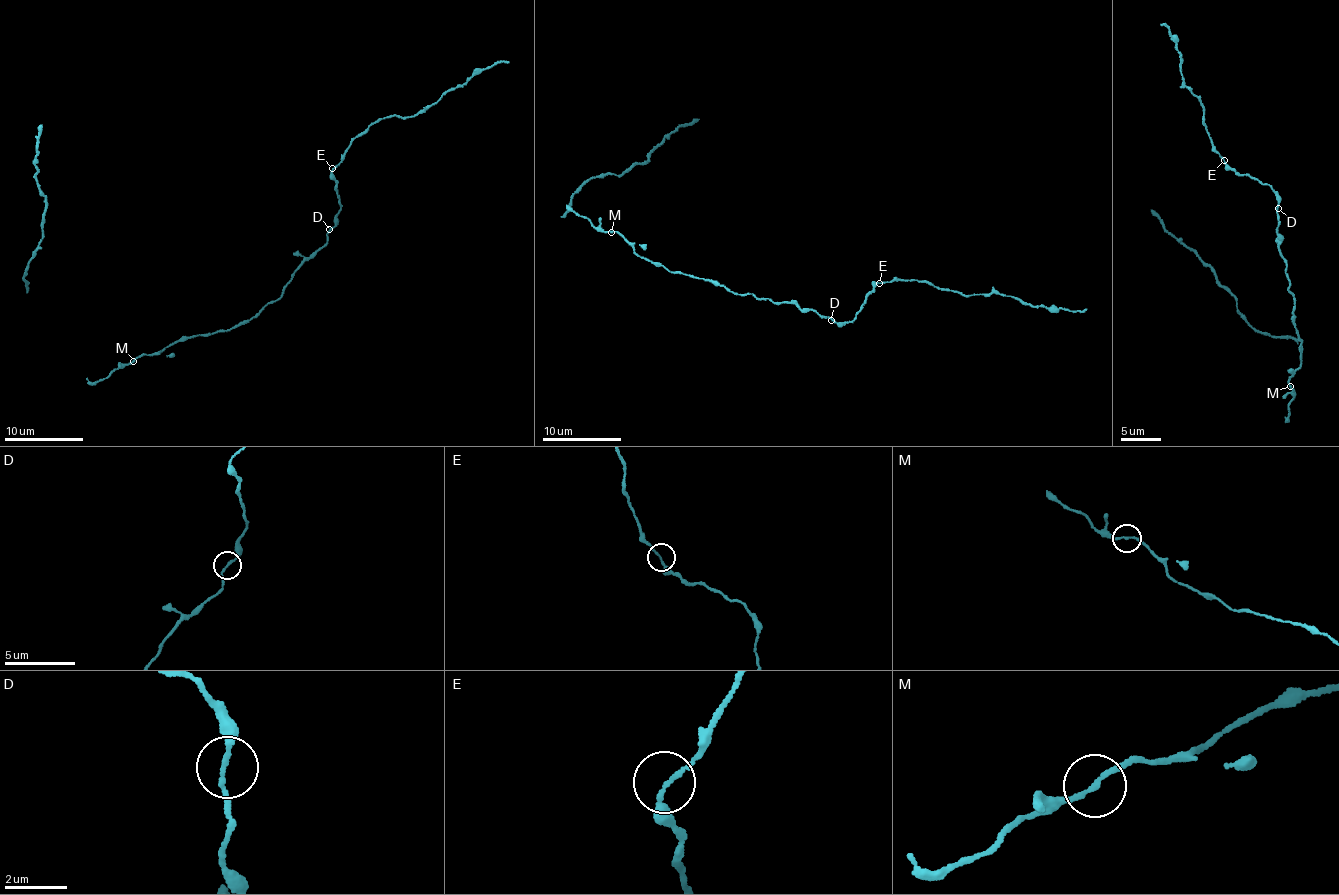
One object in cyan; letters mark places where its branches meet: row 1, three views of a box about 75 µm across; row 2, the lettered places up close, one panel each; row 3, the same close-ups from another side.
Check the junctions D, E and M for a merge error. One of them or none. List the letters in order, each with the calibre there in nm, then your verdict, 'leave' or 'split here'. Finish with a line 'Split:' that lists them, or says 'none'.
D: calibre 140 nm; leave
E: calibre 140 nm; leave
M: calibre 150 nm; leave
Split: none

